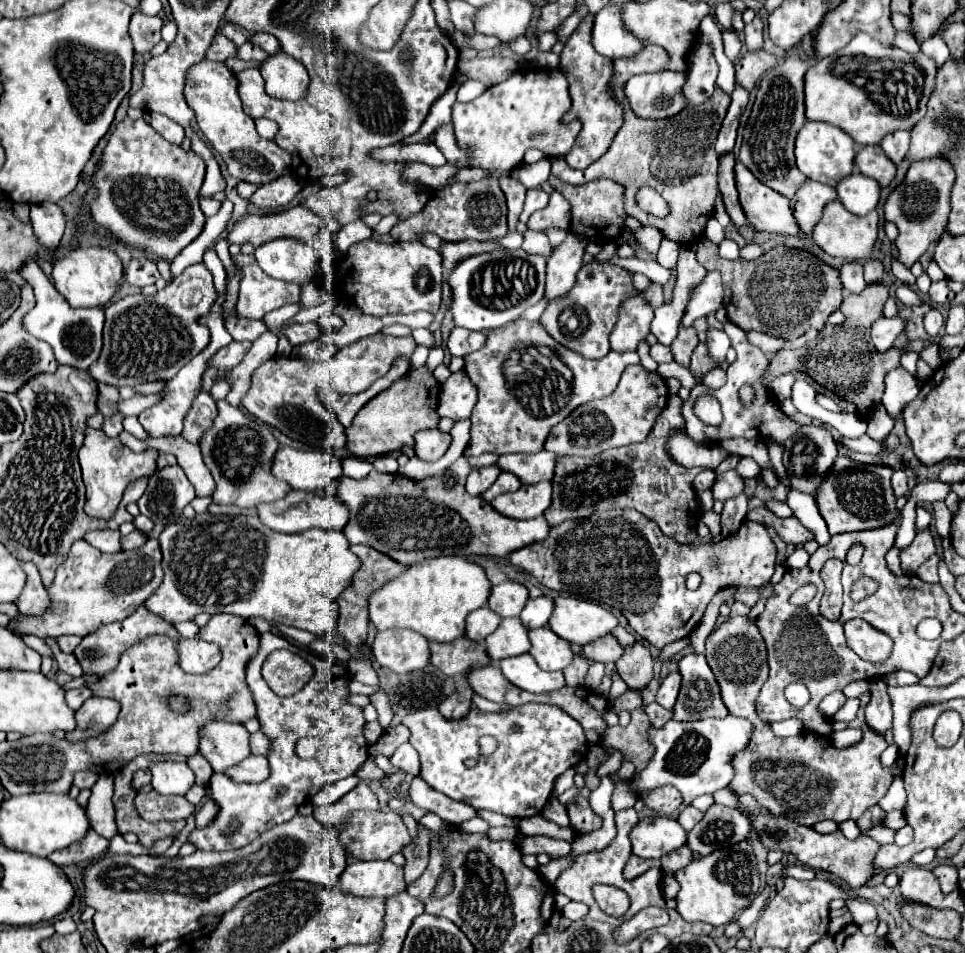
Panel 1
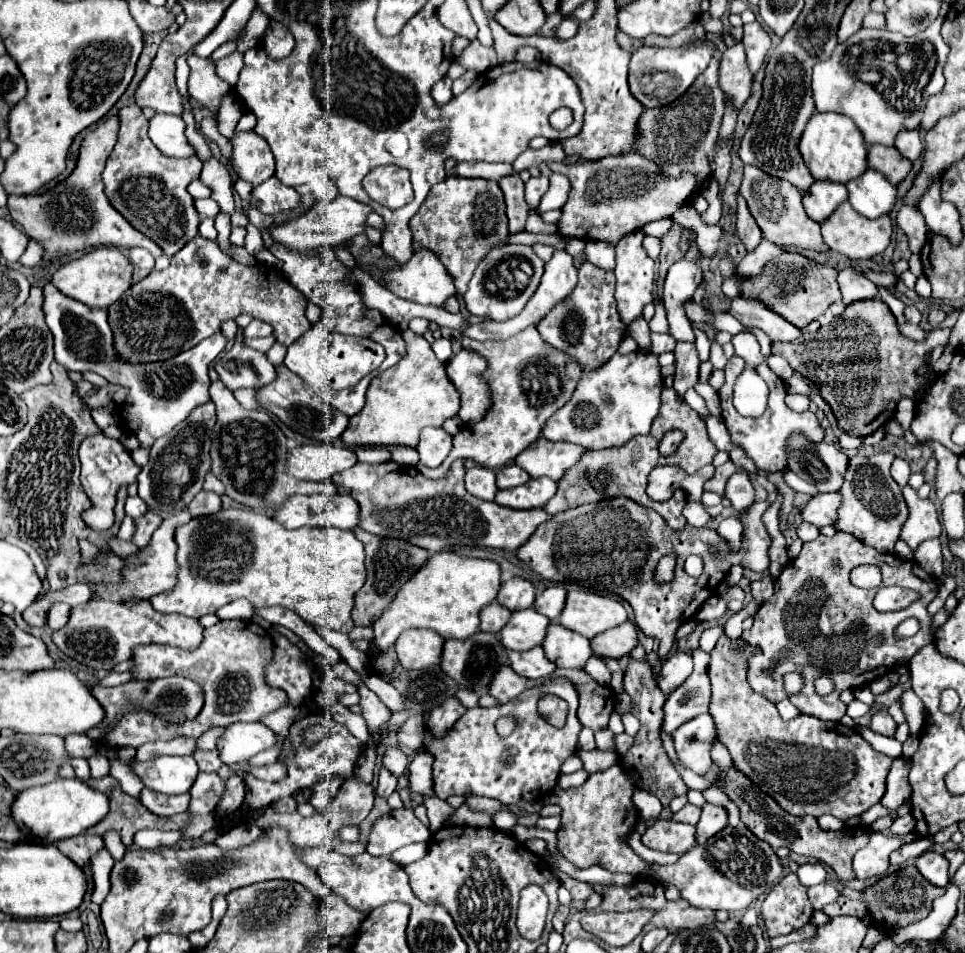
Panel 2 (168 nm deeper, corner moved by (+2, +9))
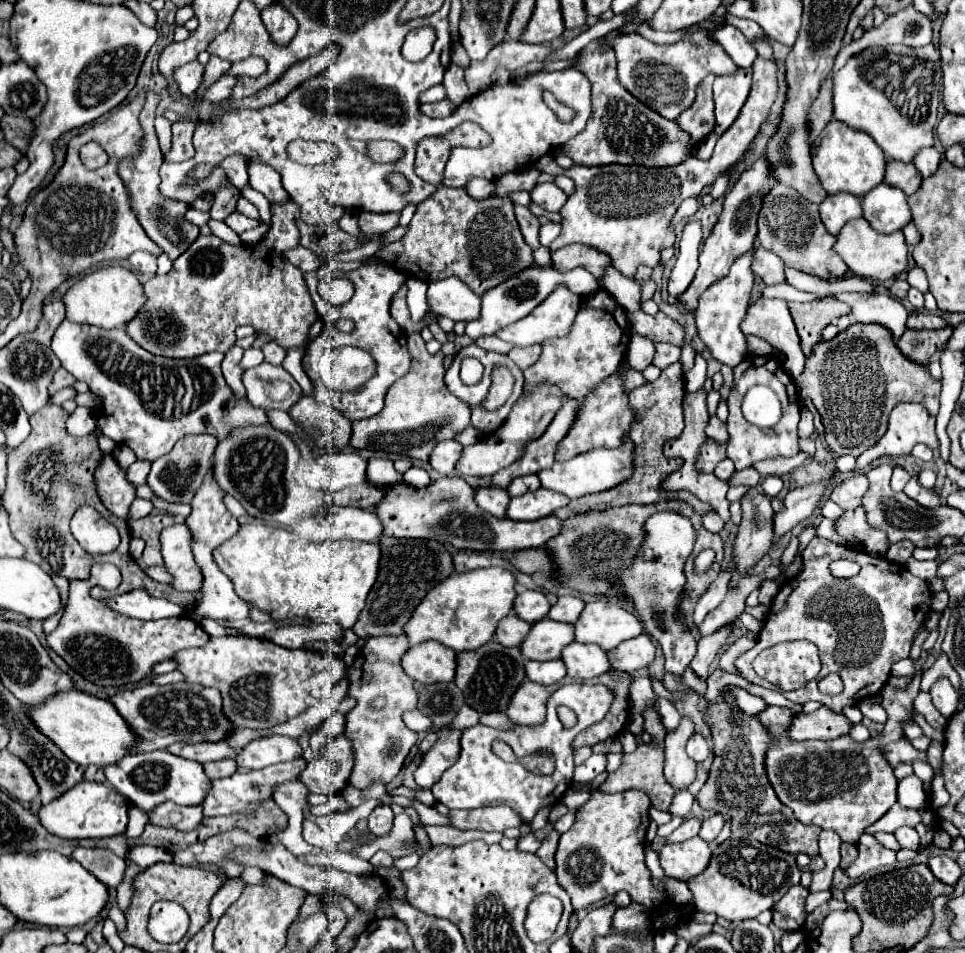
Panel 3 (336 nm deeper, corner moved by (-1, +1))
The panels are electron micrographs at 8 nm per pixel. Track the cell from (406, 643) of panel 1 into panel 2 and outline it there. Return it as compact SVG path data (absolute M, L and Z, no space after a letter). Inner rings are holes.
M410 629L396 641L398 661L404 669L426 669L440 663L444 637L430 629Z

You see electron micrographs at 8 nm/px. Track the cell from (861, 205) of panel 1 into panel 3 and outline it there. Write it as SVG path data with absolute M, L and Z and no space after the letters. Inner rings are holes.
M881 183L861 197L863 217L877 233L893 233L911 221L907 197L901 189Z

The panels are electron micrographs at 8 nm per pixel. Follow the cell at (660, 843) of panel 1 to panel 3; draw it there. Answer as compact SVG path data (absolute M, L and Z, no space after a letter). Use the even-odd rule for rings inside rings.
M701 837L683 843L665 843L659 851L659 863L667 877L687 881L699 875L711 859L711 849Z

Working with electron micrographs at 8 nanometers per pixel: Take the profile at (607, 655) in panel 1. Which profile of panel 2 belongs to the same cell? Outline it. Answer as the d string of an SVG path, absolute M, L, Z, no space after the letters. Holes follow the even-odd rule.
M624 623L592 639L594 653L600 657L612 657L612 659L630 655L636 645L638 645L638 631L634 623Z

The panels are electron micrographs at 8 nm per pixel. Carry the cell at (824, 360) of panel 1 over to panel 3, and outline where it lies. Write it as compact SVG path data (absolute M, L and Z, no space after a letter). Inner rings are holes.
M855 323L841 331L831 341L821 341L817 349L809 357L805 357L805 369L801 377L797 379L797 389L801 397L809 397L813 405L817 407L821 421L825 425L825 441L827 447L837 455L855 455L859 457L865 449L873 447L887 429L889 413L899 403L921 403L931 415L937 415L939 411L939 393L941 393L941 381L933 379L929 369L925 365L919 365L915 361L909 361L895 345L893 335L889 329L881 325L861 325Z

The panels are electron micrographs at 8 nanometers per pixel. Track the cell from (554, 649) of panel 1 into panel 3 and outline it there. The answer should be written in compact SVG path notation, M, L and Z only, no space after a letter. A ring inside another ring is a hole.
M573 641L561 651L561 659L567 667L569 677L593 679L609 671L609 659L599 645L583 645Z

